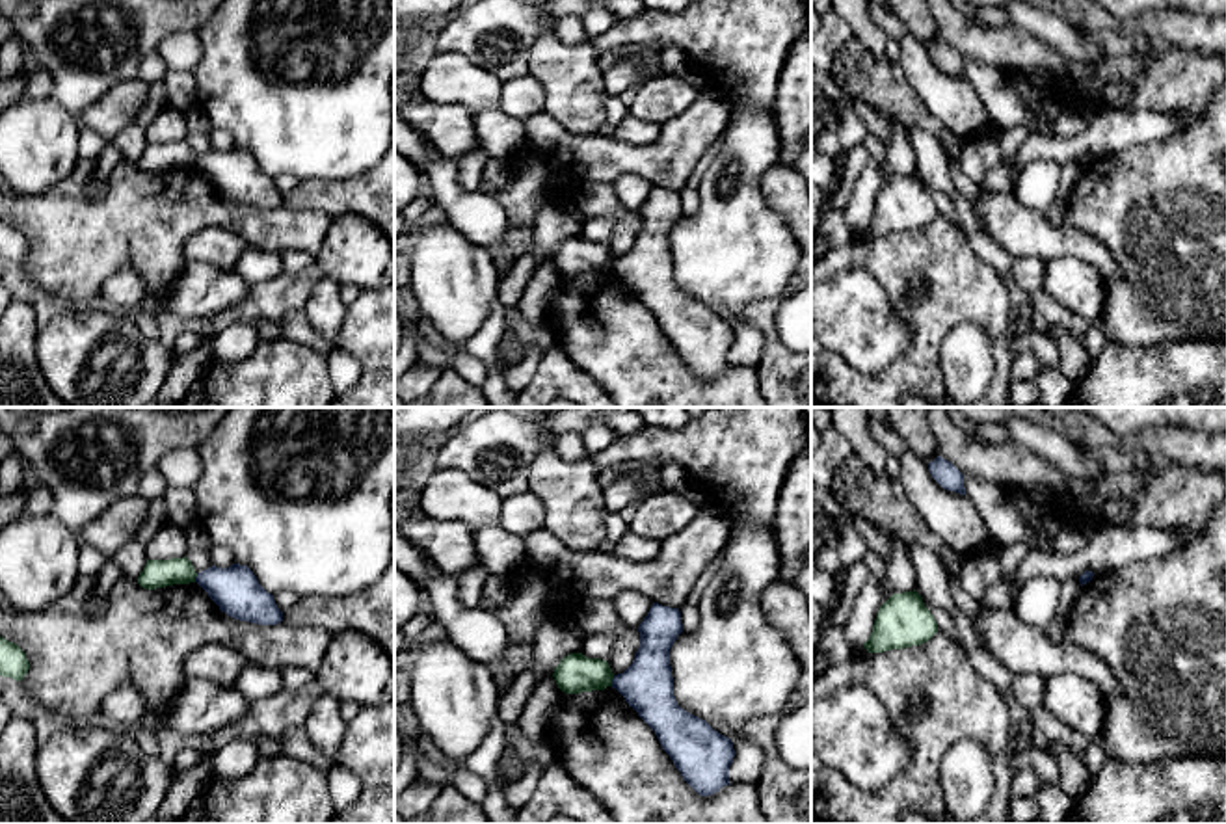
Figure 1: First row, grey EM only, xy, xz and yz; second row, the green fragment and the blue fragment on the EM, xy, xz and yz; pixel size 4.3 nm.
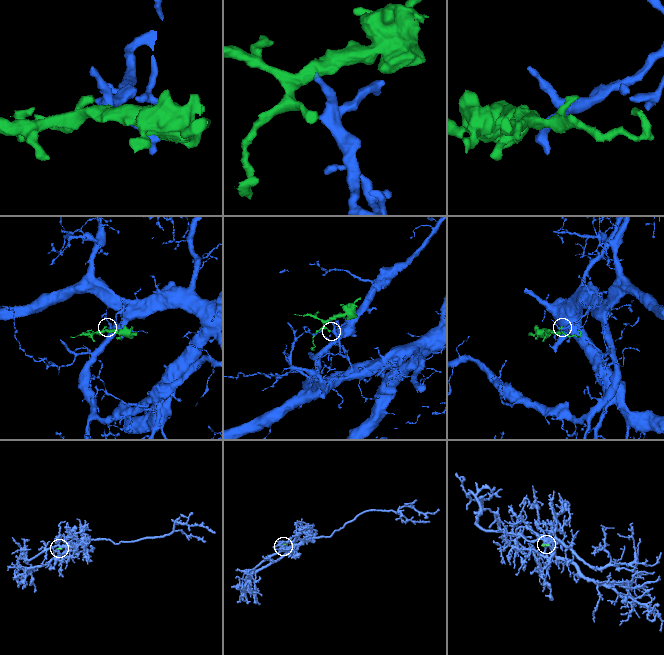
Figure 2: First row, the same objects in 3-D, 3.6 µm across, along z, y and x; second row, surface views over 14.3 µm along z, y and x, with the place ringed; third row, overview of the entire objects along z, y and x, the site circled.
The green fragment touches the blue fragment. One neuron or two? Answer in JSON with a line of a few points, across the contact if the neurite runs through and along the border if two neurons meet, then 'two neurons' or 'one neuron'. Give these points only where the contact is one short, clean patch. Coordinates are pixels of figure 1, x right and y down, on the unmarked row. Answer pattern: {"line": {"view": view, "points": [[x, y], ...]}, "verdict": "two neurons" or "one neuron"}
{"line": {"view": "xz", "points": [[614, 259], [611, 268]]}, "verdict": "two neurons"}

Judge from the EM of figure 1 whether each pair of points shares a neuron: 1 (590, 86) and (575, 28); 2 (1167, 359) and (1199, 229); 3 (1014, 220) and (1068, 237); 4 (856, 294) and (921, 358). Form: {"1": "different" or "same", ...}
{"1": "different", "2": "different", "3": "same", "4": "different"}

